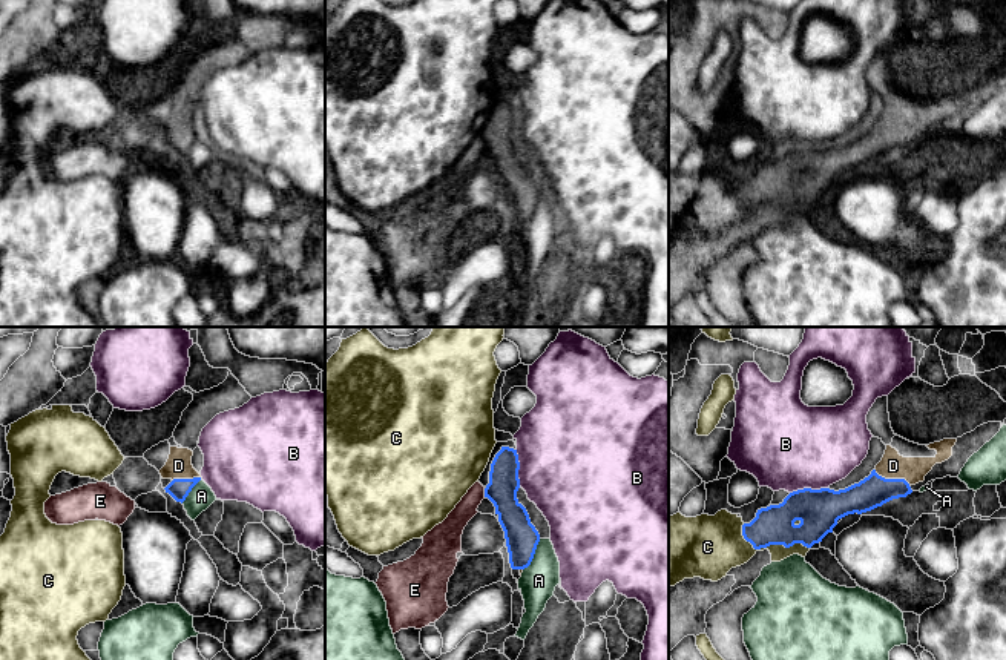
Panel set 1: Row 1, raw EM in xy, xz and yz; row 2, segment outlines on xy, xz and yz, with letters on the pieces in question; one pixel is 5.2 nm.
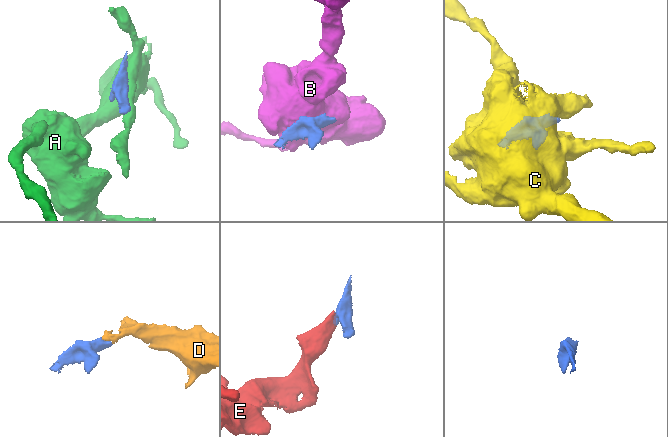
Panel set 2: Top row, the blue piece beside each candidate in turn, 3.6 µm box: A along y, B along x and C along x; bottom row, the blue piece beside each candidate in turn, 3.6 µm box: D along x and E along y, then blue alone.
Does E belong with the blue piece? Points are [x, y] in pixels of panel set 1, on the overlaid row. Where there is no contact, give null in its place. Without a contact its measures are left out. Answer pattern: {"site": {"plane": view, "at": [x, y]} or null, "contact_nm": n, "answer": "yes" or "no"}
{"site": {"plane": "xz", "at": [485, 493]}, "contact_nm": 50, "answer": "no"}

